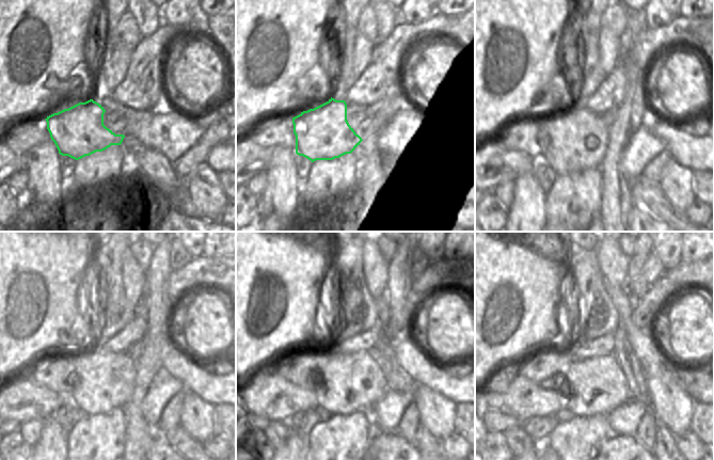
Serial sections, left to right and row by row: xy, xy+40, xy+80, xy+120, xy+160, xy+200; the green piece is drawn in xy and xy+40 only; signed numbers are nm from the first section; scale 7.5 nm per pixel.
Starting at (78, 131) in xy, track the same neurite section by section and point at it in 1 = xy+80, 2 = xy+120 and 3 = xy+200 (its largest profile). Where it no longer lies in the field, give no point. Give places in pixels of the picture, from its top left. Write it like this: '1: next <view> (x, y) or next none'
1: next xy+80 (576, 140)
2: next xy+120 (107, 378)
3: next xy+200 (598, 385)

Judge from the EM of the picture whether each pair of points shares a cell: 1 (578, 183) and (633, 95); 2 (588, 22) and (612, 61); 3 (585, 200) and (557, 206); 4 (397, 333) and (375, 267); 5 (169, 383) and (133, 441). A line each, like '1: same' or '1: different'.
1: different
2: different
3: same
4: different
5: different

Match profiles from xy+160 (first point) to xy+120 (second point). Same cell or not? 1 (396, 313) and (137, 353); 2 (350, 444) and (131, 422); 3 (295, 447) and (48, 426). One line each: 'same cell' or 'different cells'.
1: same cell
2: different cells
3: same cell

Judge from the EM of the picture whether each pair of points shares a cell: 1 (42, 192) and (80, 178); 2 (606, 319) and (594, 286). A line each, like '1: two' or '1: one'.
1: two
2: one

